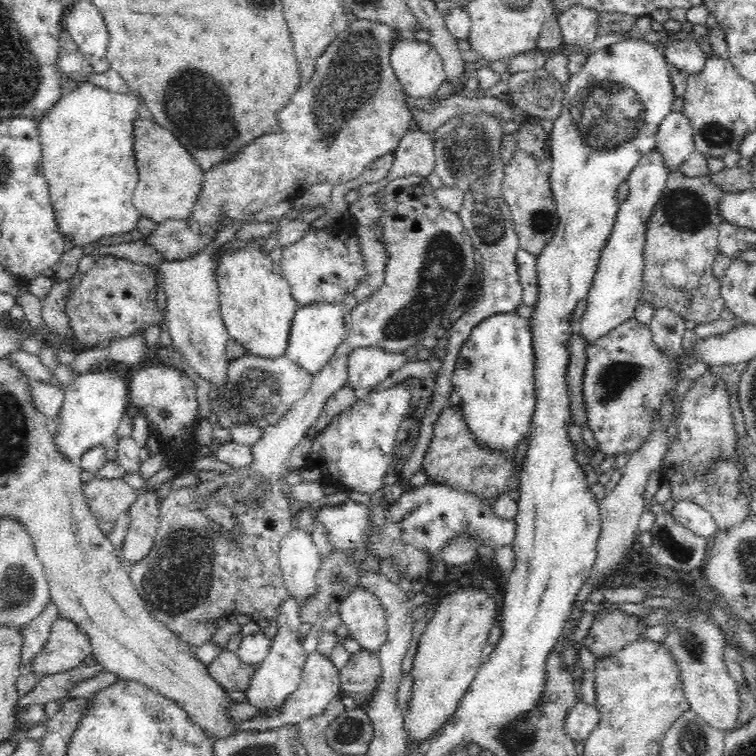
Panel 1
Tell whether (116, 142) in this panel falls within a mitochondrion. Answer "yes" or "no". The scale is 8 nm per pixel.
no

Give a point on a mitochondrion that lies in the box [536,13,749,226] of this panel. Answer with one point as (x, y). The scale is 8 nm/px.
(607, 115)

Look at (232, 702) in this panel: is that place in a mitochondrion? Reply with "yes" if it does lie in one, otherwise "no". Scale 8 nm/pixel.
no

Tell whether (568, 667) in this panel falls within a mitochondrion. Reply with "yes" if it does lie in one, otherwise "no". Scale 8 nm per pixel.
no

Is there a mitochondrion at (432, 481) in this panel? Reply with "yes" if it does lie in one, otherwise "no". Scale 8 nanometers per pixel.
no

